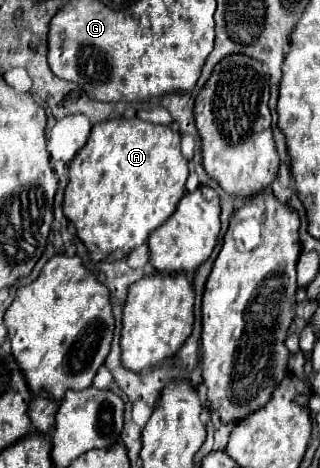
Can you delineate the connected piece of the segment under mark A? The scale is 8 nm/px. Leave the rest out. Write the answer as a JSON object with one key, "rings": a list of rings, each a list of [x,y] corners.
{"rings":[[[138,117],[132,119],[132,121],[110,119],[110,121],[102,121],[102,123],[92,125],[92,133],[90,133],[90,139],[88,139],[86,147],[82,147],[82,151],[78,151],[78,155],[72,159],[72,163],[70,163],[70,183],[66,185],[66,191],[64,191],[62,209],[64,209],[66,219],[76,227],[76,237],[86,245],[92,263],[100,263],[100,261],[104,261],[106,257],[110,257],[116,251],[120,251],[122,255],[128,255],[130,251],[134,251],[136,247],[140,247],[142,243],[146,243],[148,235],[156,227],[160,227],[176,211],[178,201],[186,195],[186,179],[188,179],[188,161],[180,153],[180,135],[174,129],[170,129],[168,125],[150,125],[150,123],[144,123]]]}

